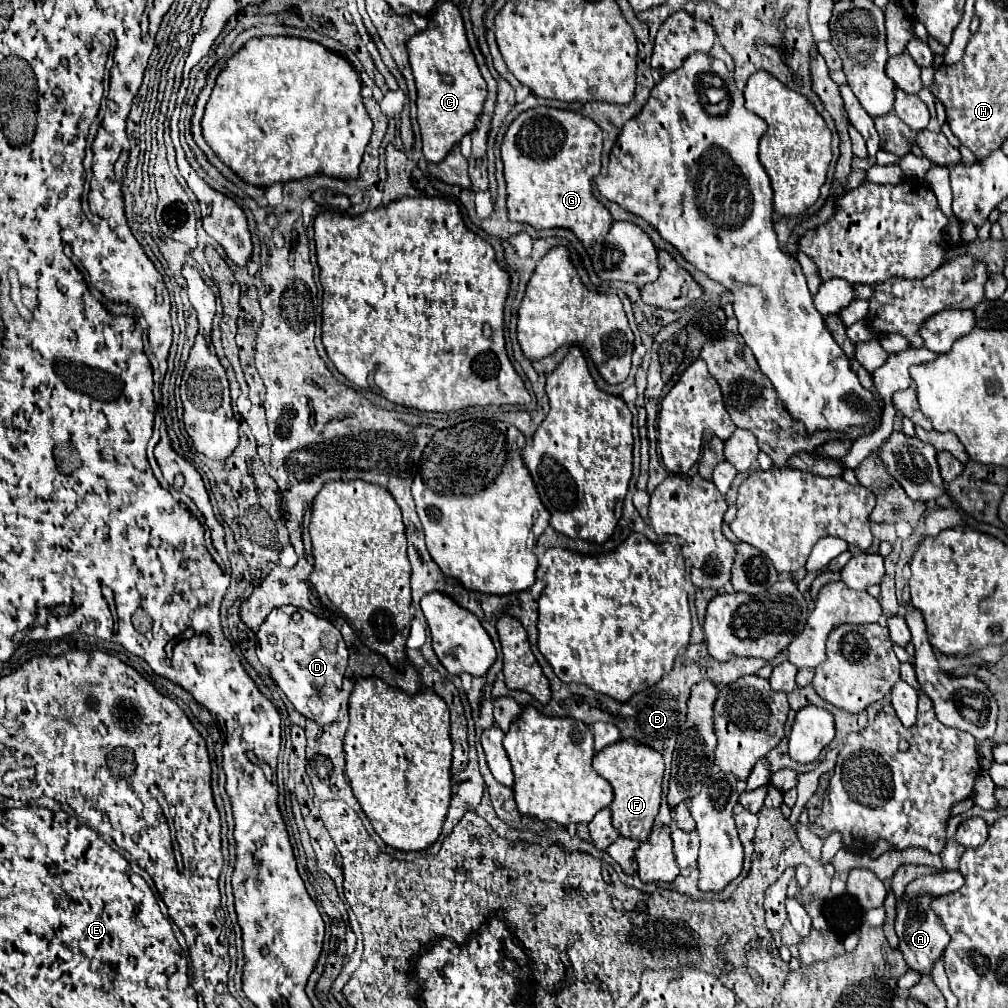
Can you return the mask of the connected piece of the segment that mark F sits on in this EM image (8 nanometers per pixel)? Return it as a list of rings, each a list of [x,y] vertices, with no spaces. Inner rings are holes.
[[[619,740],[595,754],[593,768],[613,786],[615,798],[611,802],[611,812],[613,812],[615,830],[621,836],[645,842],[651,834],[661,804],[663,756],[645,744],[633,740]]]

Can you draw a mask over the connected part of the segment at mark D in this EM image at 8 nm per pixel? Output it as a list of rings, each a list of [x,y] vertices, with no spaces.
[[[281,606],[265,618],[265,624],[257,632],[257,642],[259,660],[265,662],[271,678],[289,698],[295,710],[319,726],[335,722],[341,708],[341,682],[349,658],[341,632],[329,620],[303,608]]]

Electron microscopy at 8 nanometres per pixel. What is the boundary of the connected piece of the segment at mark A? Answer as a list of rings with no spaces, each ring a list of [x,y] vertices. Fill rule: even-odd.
[[[931,896],[915,898],[915,902],[897,902],[897,920],[895,920],[895,932],[899,936],[899,950],[905,956],[905,962],[911,970],[919,974],[931,974],[935,962],[941,958],[943,950],[949,944],[949,934],[939,926],[935,912],[929,908]]]

